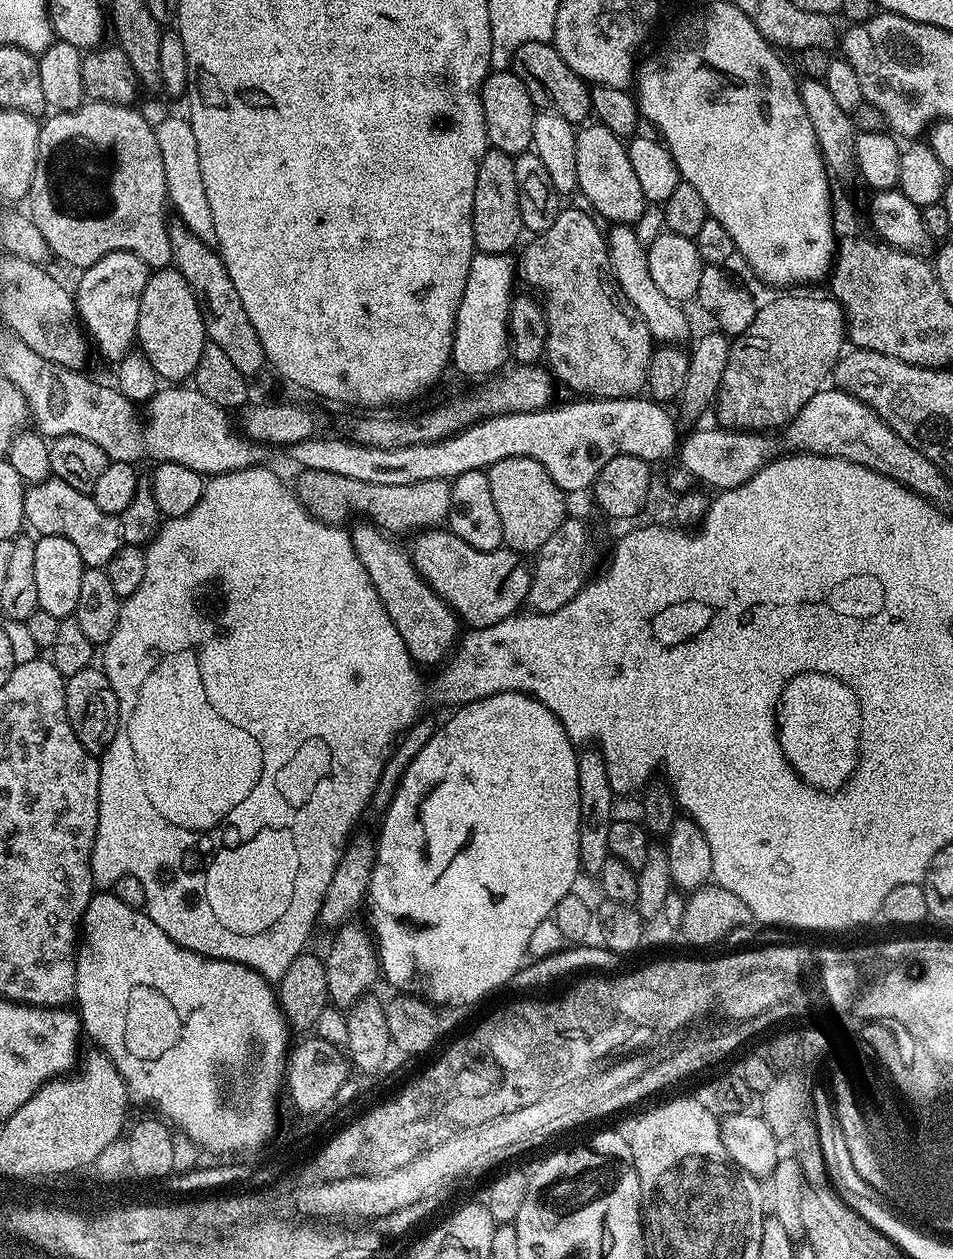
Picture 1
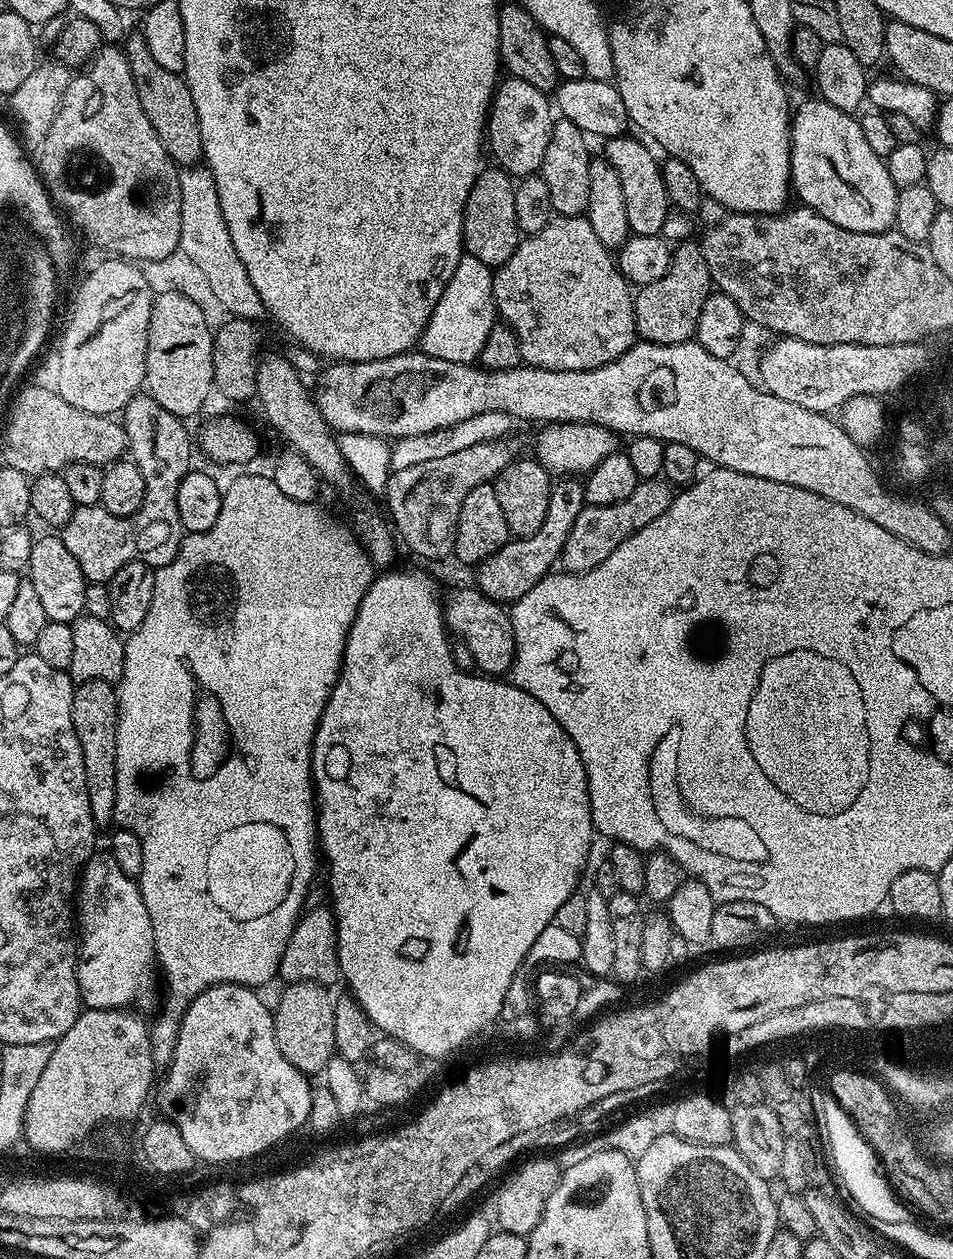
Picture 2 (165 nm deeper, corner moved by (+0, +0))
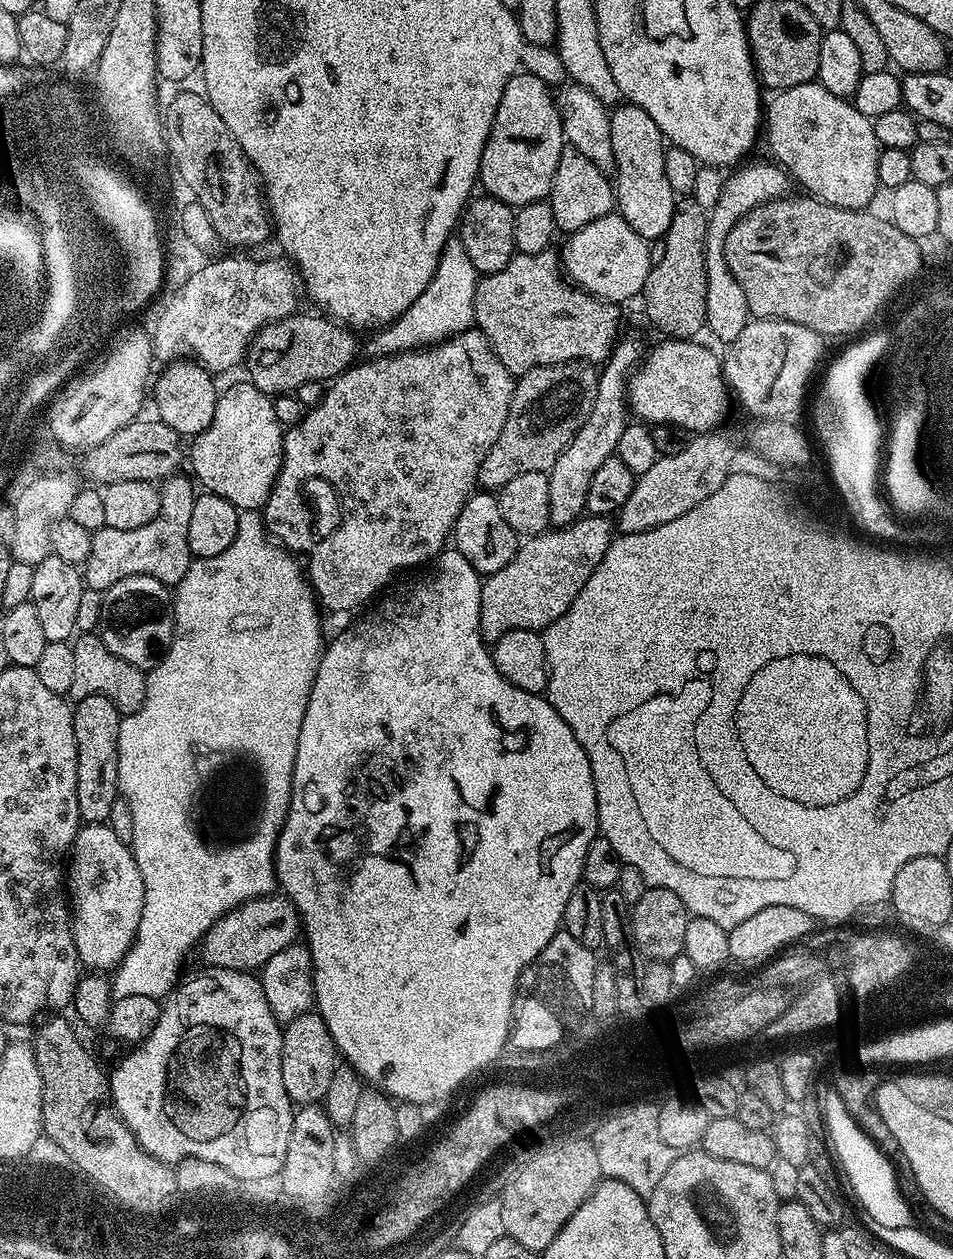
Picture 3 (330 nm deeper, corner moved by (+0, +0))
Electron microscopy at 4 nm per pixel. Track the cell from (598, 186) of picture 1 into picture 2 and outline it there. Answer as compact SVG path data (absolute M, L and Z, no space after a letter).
M632 134L605 139L602 144L602 156L618 172L618 179L622 182L622 194L626 194L626 218L630 222L631 235L658 236L665 231L663 228L668 220L670 205L660 164L652 157L651 150L643 144L645 141L640 140L635 140Z

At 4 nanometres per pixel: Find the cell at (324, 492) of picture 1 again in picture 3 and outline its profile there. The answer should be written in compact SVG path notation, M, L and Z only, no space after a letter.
M582 360L542 366L519 377L512 391L506 426L502 426L498 442L494 442L480 467L479 487L498 490L506 486L510 478L518 478L518 474L548 473L554 462L558 462L558 454L570 446L570 438L582 430L582 422L586 422L594 406L599 381L597 369Z

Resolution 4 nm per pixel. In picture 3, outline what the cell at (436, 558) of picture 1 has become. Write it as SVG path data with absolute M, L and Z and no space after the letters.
M621 339L612 349L611 356L603 361L598 375L598 394L594 398L594 406L582 422L582 430L570 438L570 446L558 454L558 462L548 472L550 482L550 521L557 528L565 528L585 515L588 507L588 491L594 474L598 474L598 466L606 462L606 458L616 455L618 438L622 438L622 430L630 422L630 408L626 403L626 385L628 377L636 371L642 359L640 344L636 340Z

